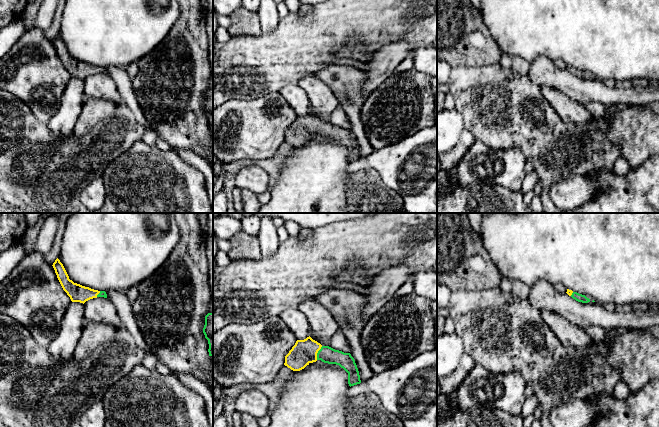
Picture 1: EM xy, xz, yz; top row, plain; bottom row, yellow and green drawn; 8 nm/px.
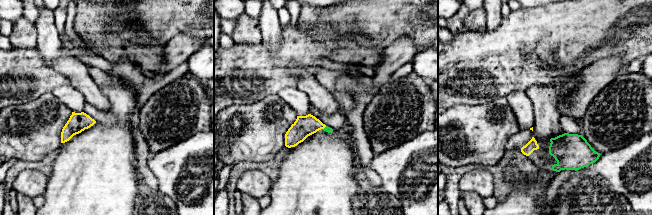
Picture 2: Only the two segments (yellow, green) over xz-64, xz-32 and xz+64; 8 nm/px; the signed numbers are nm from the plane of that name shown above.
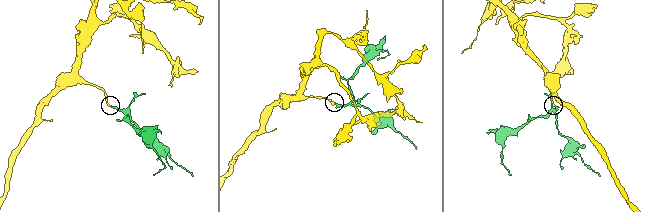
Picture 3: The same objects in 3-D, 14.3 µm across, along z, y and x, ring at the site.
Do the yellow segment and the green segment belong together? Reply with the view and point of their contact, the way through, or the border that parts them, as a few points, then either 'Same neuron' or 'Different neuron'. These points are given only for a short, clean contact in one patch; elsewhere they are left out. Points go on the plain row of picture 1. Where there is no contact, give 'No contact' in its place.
Touches yellow at xz (317, 128). Path across: xz (305, 127), (317, 128), (326, 130). Same neuron

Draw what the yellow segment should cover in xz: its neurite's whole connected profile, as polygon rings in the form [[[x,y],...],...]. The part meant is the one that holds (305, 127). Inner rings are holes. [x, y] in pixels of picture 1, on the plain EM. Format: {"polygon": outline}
{"polygon": [[[310,112],[304,116],[296,117],[285,132],[284,141],[293,147],[300,147],[317,136],[328,140],[336,140],[343,144],[348,149],[350,163],[361,159],[357,141],[350,129],[335,126],[329,122],[322,122]]]}

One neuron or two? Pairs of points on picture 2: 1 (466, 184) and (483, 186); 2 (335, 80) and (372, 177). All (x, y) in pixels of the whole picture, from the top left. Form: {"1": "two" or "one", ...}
{"1": "one", "2": "one"}

